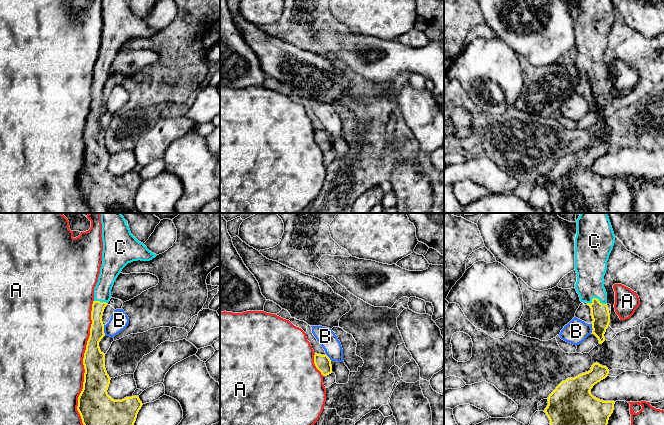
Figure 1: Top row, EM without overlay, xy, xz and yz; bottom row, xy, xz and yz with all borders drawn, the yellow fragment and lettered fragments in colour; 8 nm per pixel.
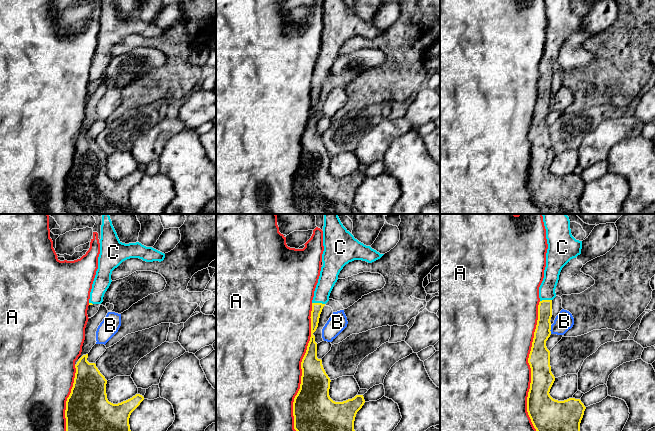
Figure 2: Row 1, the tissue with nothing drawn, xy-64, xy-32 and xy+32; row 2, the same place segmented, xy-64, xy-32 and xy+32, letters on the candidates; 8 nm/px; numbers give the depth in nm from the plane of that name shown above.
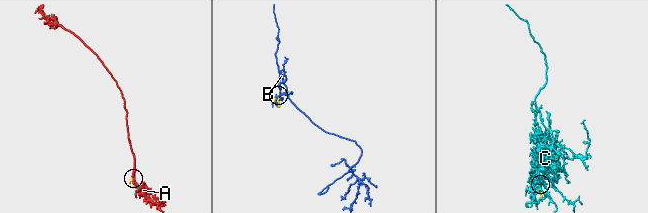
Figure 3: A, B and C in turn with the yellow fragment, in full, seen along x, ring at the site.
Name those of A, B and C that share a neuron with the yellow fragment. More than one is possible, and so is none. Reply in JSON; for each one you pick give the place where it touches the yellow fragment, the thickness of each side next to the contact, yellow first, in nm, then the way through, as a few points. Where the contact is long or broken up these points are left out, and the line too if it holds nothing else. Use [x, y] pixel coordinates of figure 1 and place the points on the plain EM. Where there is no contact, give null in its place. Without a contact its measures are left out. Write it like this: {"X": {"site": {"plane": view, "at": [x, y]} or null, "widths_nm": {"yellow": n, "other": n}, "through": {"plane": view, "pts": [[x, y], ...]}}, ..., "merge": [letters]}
{"C": {"site": {"plane": "yz", "at": [595, 74]}, "widths_nm": {"yellow": 140, "other": 240}, "through": {"plane": "yz", "pts": [[600, 90], [595, 74], [590, 64], [590, 44]]}}, "merge": ["C"]}

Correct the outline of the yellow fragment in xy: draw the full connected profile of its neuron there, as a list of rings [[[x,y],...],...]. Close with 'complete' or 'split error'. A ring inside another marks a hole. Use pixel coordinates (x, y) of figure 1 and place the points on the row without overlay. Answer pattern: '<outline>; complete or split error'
[[[102,0],[102,37],[98,58],[94,64],[94,77],[91,87],[90,112],[83,134],[85,145],[83,165],[78,173],[77,186],[81,192],[89,213],[140,213],[134,205],[137,190],[142,183],[138,172],[126,173],[122,176],[112,175],[108,169],[111,154],[105,144],[105,130],[100,126],[99,118],[105,112],[102,92],[111,75],[113,60],[122,45],[133,37],[150,37],[157,31],[147,25],[130,8],[127,0]]]; split error

